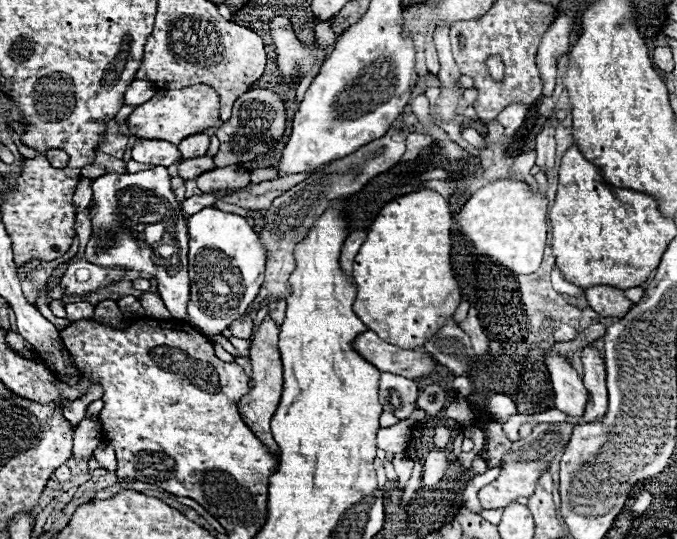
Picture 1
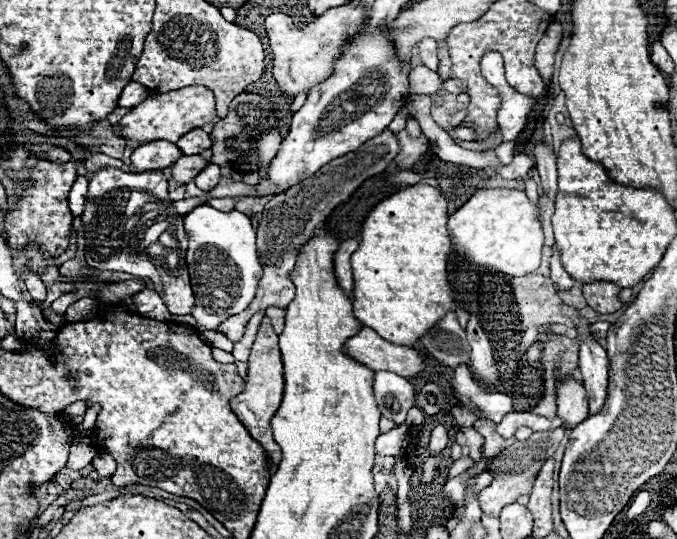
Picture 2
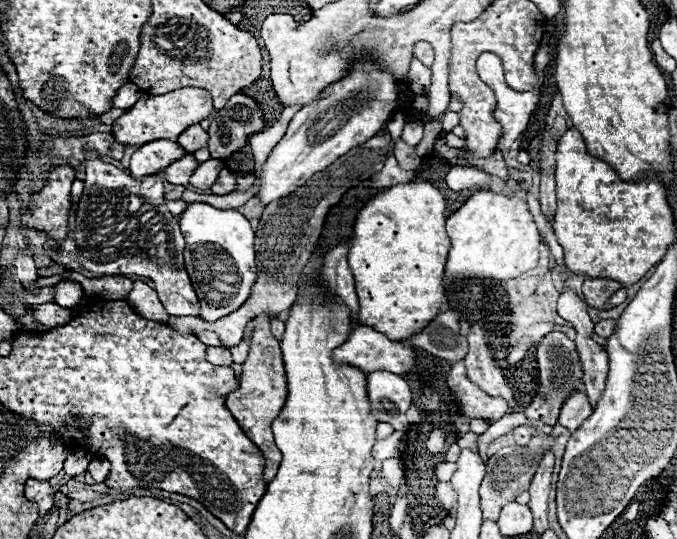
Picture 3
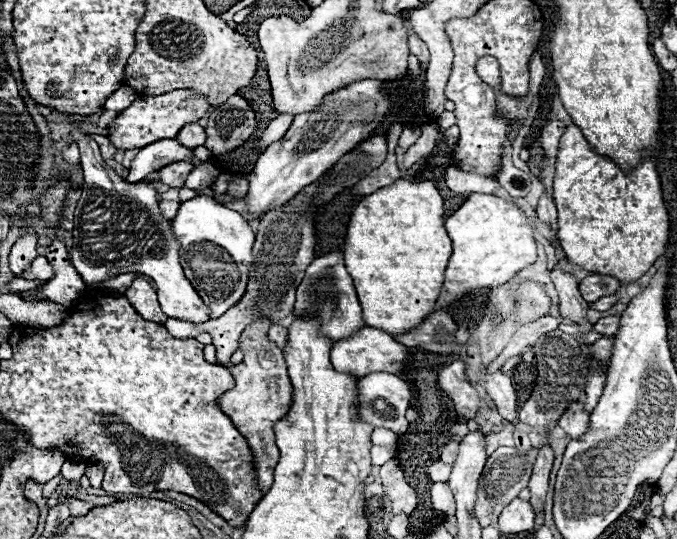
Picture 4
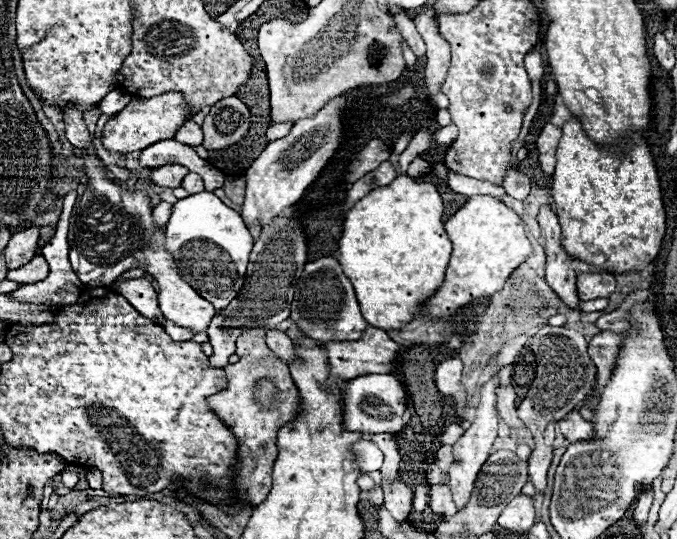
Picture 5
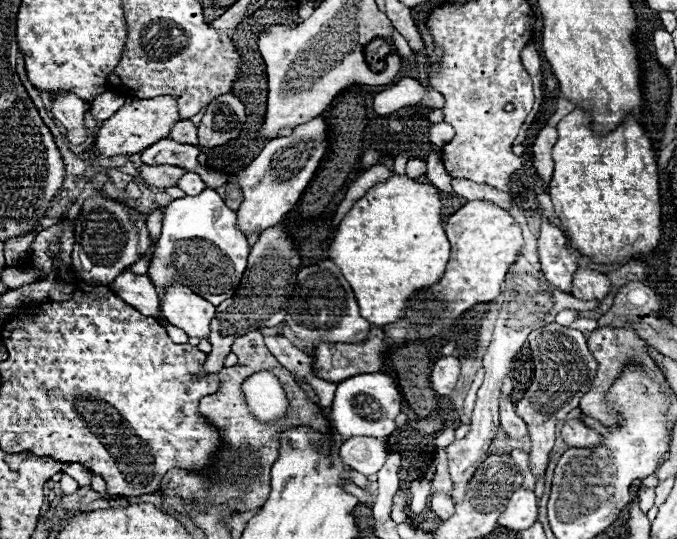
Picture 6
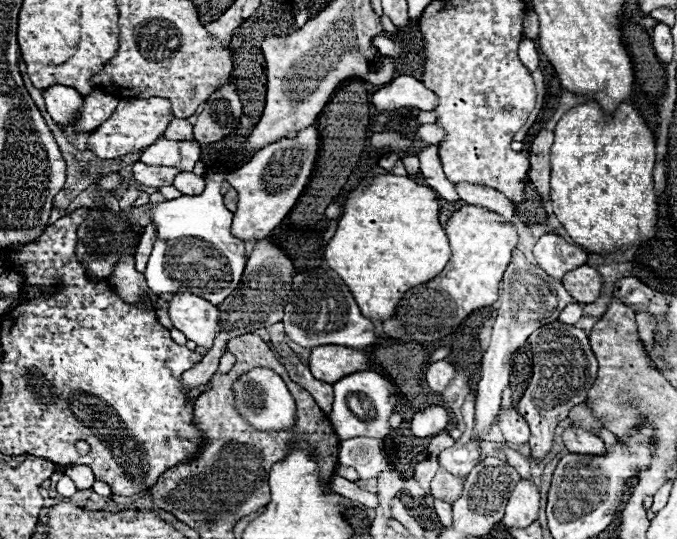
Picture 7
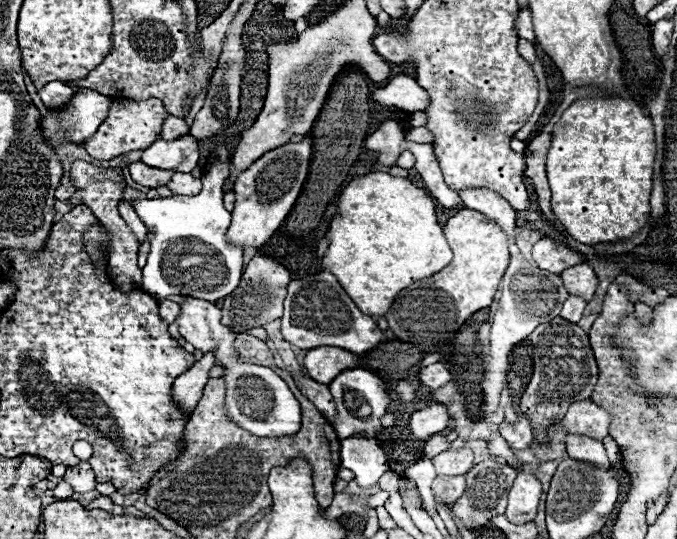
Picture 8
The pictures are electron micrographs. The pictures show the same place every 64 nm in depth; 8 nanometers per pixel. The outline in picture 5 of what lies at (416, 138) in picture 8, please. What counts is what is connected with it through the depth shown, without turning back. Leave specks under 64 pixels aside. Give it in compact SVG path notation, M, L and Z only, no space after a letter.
M454 124L442 126L442 128L438 128L438 130L434 132L436 144L444 144L444 146L450 146L450 144L456 140L456 136L458 136L458 128L456 128Z

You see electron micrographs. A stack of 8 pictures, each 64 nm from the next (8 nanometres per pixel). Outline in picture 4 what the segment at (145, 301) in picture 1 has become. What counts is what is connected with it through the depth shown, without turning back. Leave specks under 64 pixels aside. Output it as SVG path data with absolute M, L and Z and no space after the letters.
M136 278L136 280L130 284L130 288L126 290L124 296L130 300L130 304L134 306L134 310L136 310L142 318L152 320L152 322L158 322L158 324L164 324L164 322L166 322L168 316L162 312L160 304L158 304L158 300L156 300L154 288L152 288L144 278Z

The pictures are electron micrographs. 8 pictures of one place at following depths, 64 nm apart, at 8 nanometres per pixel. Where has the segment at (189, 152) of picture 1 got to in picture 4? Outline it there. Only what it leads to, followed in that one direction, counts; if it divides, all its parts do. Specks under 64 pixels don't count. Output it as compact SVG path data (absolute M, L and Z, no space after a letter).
M186 124L182 130L180 130L180 134L176 136L176 140L182 144L182 146L186 146L186 148L190 148L190 150L194 150L194 148L198 148L198 146L204 146L204 142L206 142L206 132L204 132L204 128L200 126L200 124Z

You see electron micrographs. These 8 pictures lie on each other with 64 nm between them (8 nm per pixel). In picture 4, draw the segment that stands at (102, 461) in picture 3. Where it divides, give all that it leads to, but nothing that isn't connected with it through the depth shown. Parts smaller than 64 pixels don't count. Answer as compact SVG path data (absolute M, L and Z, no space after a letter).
M90 464L90 466L86 468L86 476L90 478L90 482L92 482L94 488L100 488L102 478L104 478L104 468L102 468L102 464Z

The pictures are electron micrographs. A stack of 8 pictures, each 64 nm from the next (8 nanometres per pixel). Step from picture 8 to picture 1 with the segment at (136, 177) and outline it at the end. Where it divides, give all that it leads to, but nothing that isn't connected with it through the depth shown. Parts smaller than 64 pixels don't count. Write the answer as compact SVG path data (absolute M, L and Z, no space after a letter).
M200 156L200 158L188 158L182 160L178 166L178 176L182 176L184 180L192 180L198 178L202 172L208 172L210 168L216 168L212 156Z

